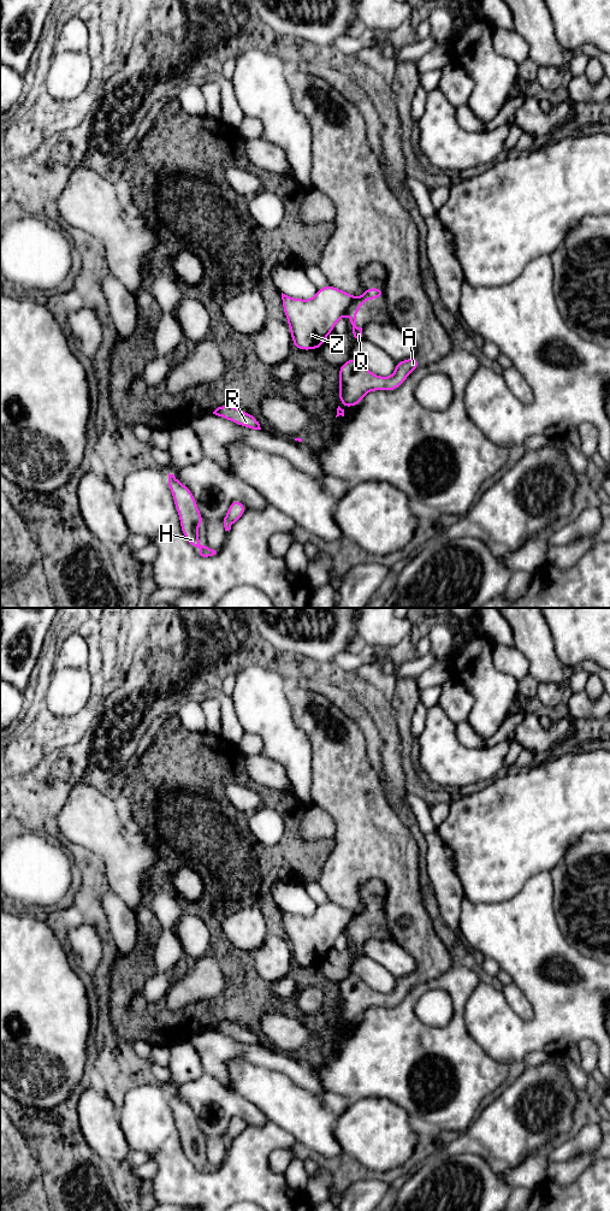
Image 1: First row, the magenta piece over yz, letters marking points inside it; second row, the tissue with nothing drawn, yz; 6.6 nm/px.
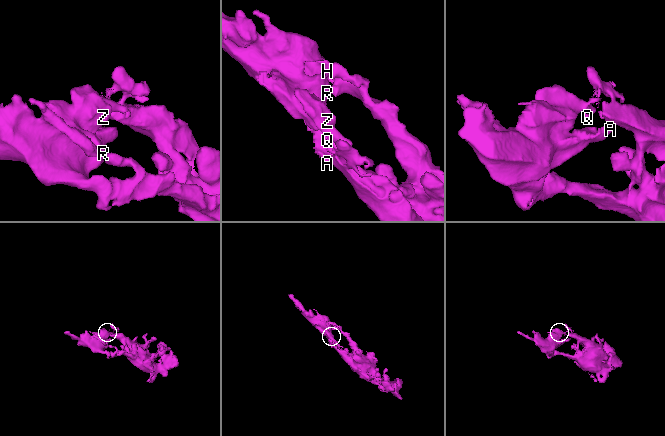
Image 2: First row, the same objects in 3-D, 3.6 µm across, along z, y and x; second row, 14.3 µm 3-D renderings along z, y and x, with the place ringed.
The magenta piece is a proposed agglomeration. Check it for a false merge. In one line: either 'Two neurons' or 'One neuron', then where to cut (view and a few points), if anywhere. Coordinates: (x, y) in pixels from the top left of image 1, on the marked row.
Two neurons. Split along yz (355, 297), (348, 311)

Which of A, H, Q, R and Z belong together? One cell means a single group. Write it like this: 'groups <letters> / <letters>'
groups A H R Z / Q

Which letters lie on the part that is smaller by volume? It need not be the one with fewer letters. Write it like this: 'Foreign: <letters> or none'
Foreign: Q

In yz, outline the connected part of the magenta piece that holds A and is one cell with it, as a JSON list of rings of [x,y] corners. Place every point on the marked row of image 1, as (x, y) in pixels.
[[[413,356],[396,362],[395,373],[391,377],[379,377],[372,373],[361,361],[349,359],[338,367],[340,383],[338,389],[339,402],[343,402],[345,407],[356,407],[369,391],[391,391],[399,388],[416,368],[419,368],[419,359]]]

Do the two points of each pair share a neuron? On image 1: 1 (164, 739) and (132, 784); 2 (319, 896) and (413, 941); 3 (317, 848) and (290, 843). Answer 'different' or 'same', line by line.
1: same
2: different
3: same

